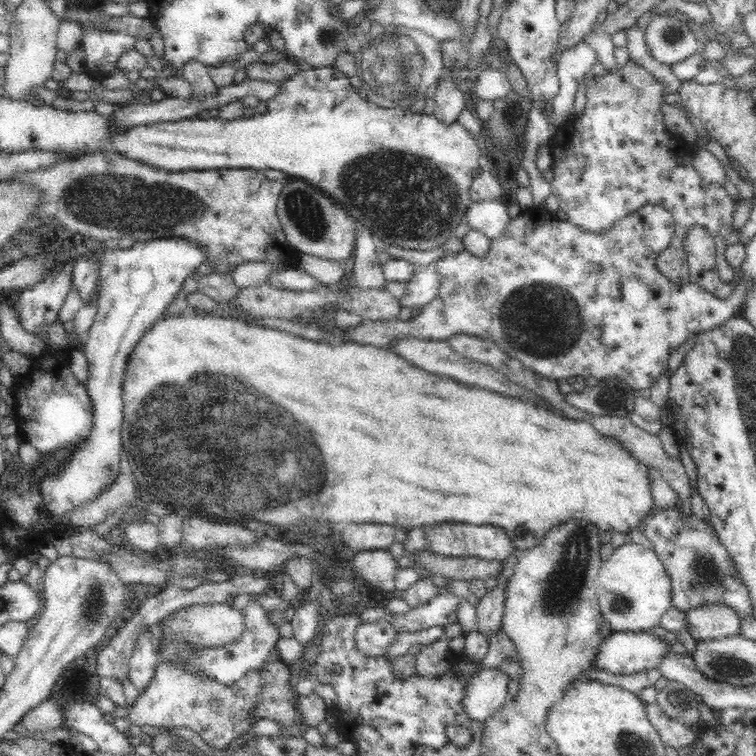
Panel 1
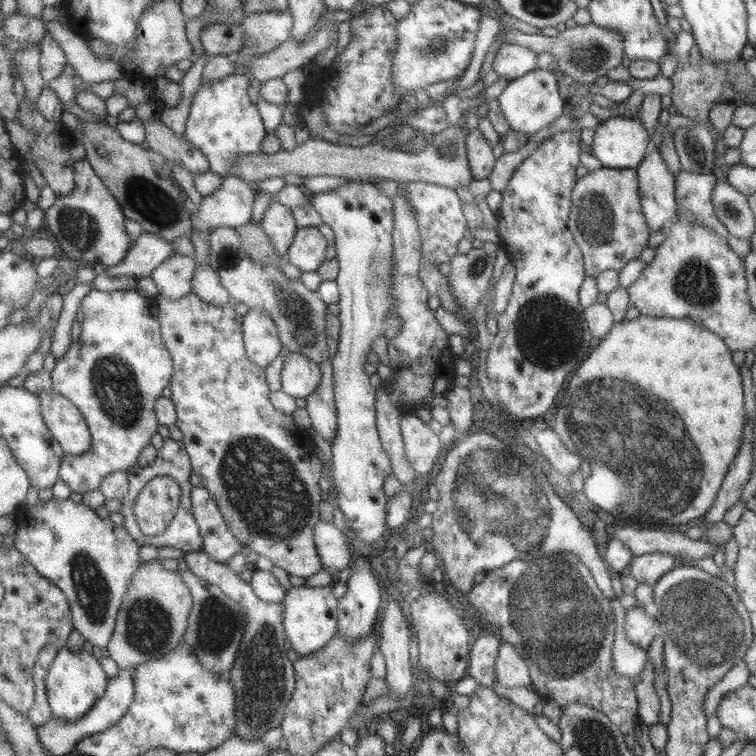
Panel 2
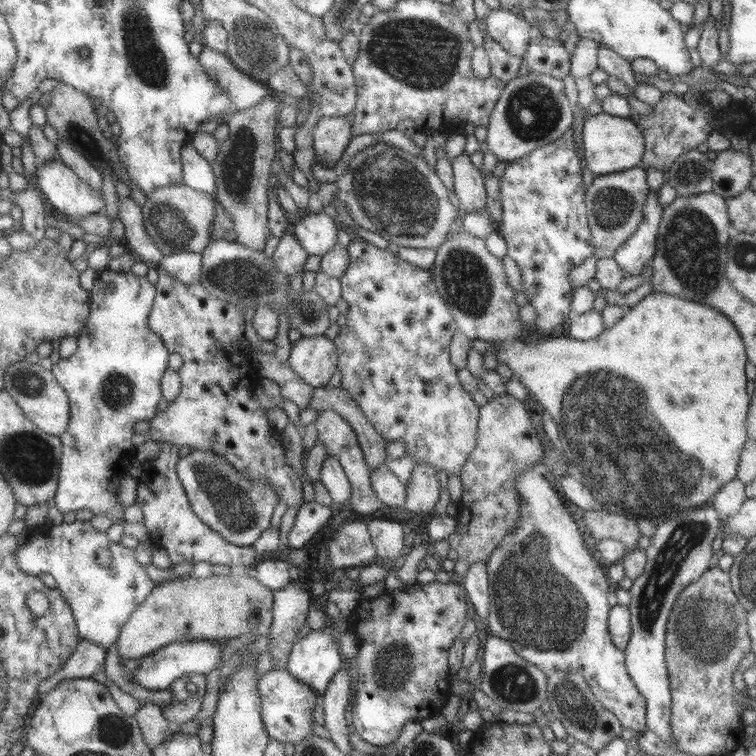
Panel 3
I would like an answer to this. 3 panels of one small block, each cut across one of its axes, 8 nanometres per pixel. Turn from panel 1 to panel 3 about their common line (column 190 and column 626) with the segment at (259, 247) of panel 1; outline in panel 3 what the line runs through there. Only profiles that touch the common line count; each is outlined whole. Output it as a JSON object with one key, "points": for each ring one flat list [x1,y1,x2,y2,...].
{"points":[[641,166,620,172,611,172,607,175,594,176,592,184,585,190,585,203,595,248,593,255,597,259,613,258,615,252,636,232,638,225,644,218,643,208,649,195,649,189,647,172]]}

